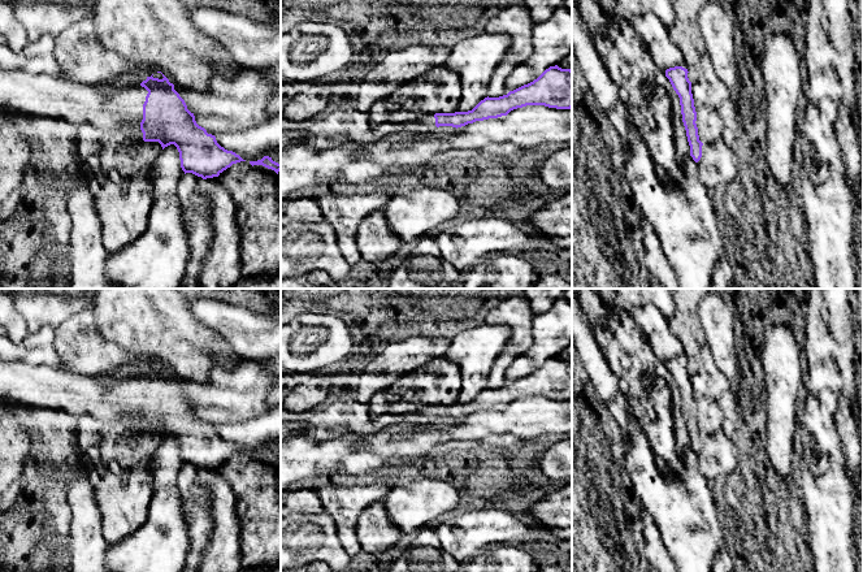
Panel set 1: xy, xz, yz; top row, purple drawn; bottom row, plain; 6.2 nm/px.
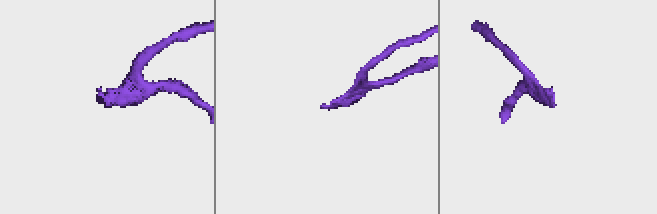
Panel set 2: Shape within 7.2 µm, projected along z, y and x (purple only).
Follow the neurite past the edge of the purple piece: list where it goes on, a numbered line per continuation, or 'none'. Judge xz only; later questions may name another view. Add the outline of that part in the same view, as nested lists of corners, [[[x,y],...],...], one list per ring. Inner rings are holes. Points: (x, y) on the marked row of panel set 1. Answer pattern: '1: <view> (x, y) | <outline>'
1: xz (426, 118) | [[[422,113],[417,122],[424,125],[435,125],[435,118],[433,113]]]

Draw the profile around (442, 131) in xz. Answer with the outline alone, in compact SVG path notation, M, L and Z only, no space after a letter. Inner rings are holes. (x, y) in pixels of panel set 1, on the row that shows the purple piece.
M439 126L433 134L425 136L425 139L434 139L434 138L451 138L456 133L456 127L452 126Z

